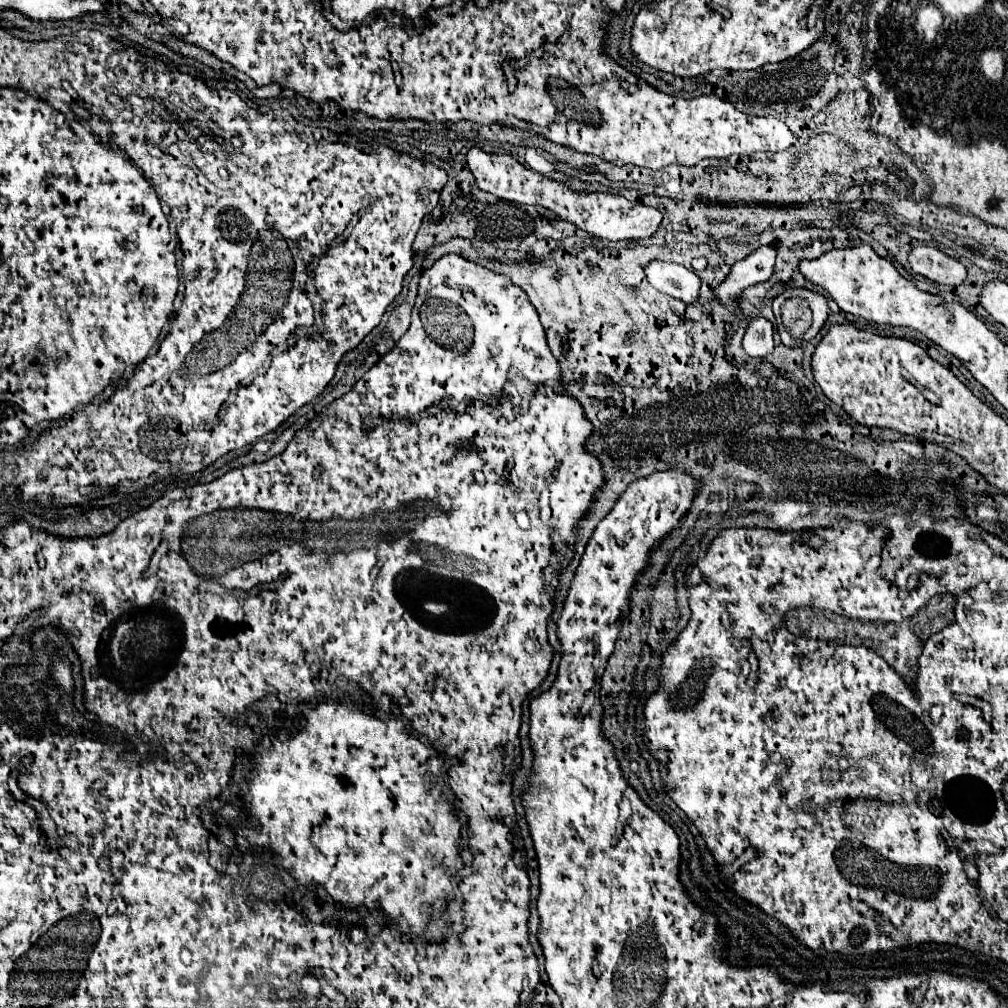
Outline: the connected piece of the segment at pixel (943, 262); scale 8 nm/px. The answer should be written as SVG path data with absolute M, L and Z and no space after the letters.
M921 245L915 247L909 253L909 263L911 269L935 283L941 285L959 285L965 279L965 265L949 255L945 255L941 249L937 247L929 247L929 245Z

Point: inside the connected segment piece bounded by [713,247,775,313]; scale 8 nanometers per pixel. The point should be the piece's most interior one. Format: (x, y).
(758, 267)

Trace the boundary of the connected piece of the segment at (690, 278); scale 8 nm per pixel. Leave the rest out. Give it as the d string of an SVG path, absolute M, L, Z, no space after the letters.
M655 259L645 265L645 275L657 291L681 299L685 303L693 303L699 295L699 277L683 265Z

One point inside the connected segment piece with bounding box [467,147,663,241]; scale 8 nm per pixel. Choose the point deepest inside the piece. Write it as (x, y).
(612, 217)

